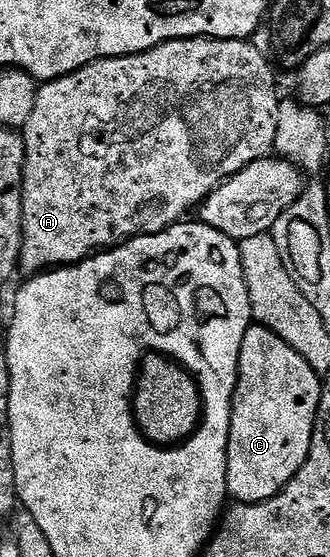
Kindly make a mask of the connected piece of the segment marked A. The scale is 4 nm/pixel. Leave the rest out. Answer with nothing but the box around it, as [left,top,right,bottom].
[20,39,281,273]

